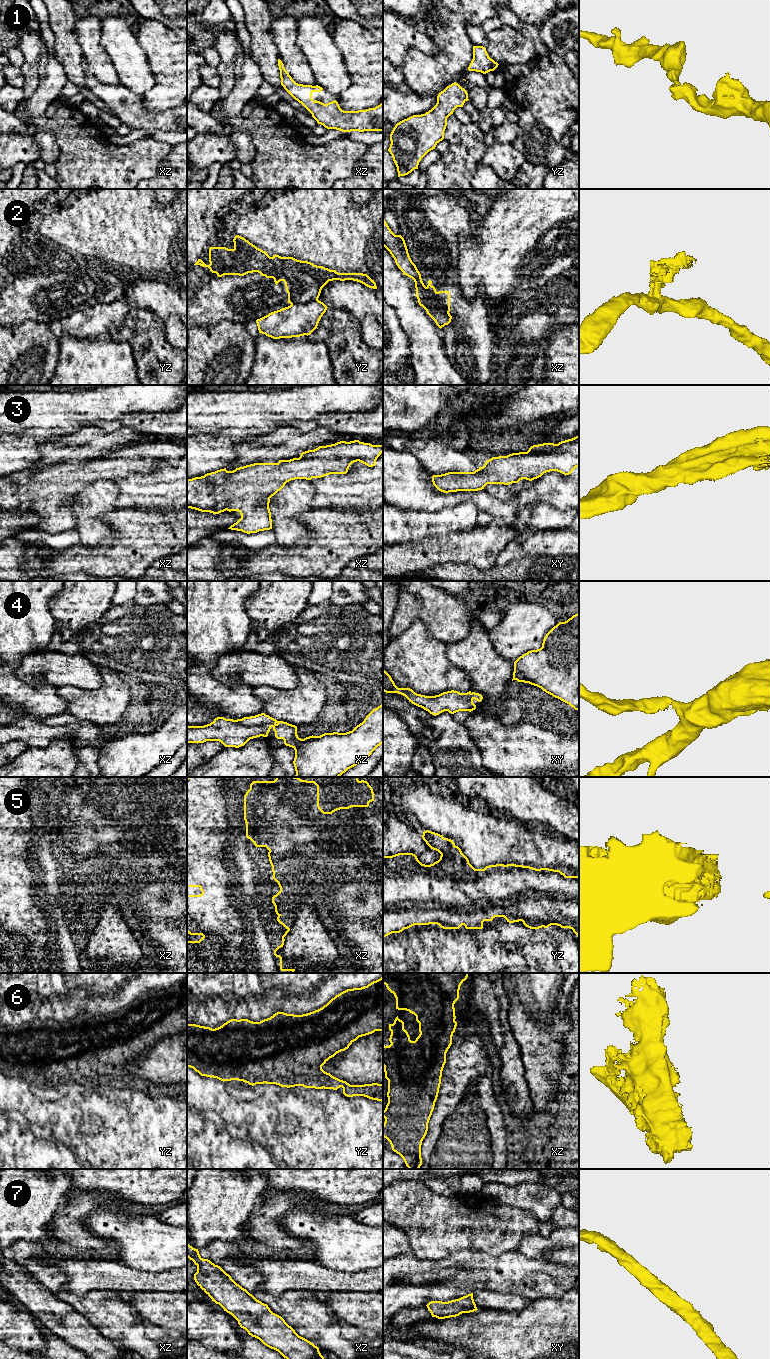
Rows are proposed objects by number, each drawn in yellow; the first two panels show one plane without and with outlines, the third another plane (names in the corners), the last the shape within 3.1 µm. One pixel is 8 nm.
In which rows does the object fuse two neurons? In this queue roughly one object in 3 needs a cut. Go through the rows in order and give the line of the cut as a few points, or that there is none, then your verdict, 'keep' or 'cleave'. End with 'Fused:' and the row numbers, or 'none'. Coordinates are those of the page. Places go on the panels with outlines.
1: no cut | keep
2: xz (426, 287), (439, 298), (439, 304), (448, 312) | cleave
3: no cut | keep
4: no cut | keep
5: xz (227, 777), (238, 877), (212, 893), (251, 929), (247, 972) | cleave
6: no cut | keep
7: no cut | keep
Fused: 2, 5

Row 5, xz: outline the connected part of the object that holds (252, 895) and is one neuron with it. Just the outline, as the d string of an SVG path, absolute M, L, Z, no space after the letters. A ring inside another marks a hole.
M228 777L236 788L236 804L228 811L228 822L232 825L232 833L228 836L228 870L230 873L238 874L239 878L234 883L229 883L223 887L219 883L212 884L215 903L230 903L235 910L232 912L236 916L237 922L246 922L252 929L252 946L256 949L256 969L254 971L242 973L283 973L282 957L276 951L283 947L284 937L290 931L283 922L279 920L282 916L277 911L274 898L282 892L280 882L275 878L274 865L271 860L271 849L267 845L257 845L248 836L248 822L246 819L246 796L252 790L254 783L275 783L279 777Z

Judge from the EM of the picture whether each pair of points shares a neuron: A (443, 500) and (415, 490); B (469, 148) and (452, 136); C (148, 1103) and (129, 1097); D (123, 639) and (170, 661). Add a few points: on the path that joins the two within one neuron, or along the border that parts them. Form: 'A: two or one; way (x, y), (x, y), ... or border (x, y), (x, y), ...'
A: one; way (436, 500), (422, 495)
B: two; border (463, 125), (461, 140), (458, 143), (451, 144)
C: one; way (143, 1101), (134, 1100)
D: one; way (135, 640), (152, 643), (158, 649)

